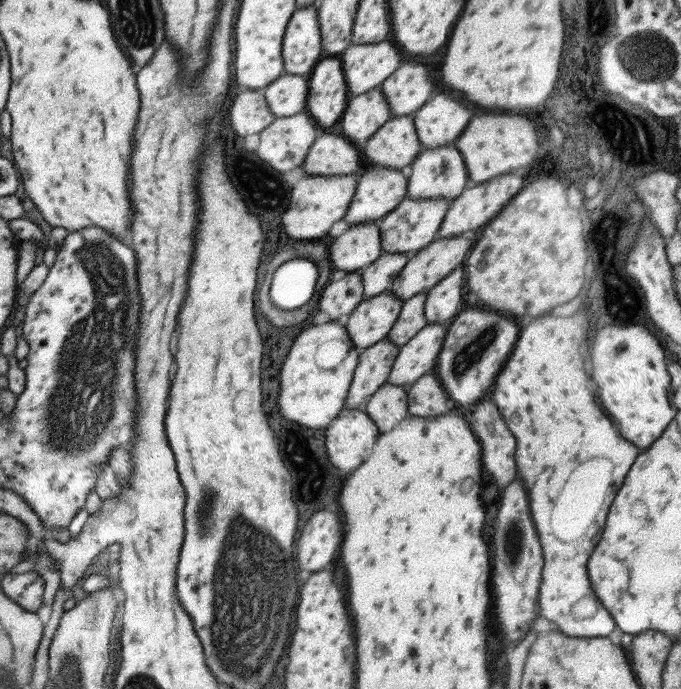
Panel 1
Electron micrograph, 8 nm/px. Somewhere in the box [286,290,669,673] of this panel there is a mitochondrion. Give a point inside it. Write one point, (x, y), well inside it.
(512, 535)

